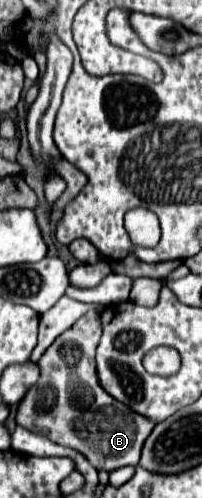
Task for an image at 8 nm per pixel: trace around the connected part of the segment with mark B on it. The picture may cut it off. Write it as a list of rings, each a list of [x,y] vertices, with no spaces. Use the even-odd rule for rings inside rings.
[[[87,313],[39,359],[39,381],[27,391],[17,409],[17,425],[43,433],[59,445],[81,451],[95,469],[113,471],[125,465],[137,465],[143,441],[155,423],[127,405],[115,401],[99,385],[95,371],[95,349],[101,337],[101,321],[97,313]]]

